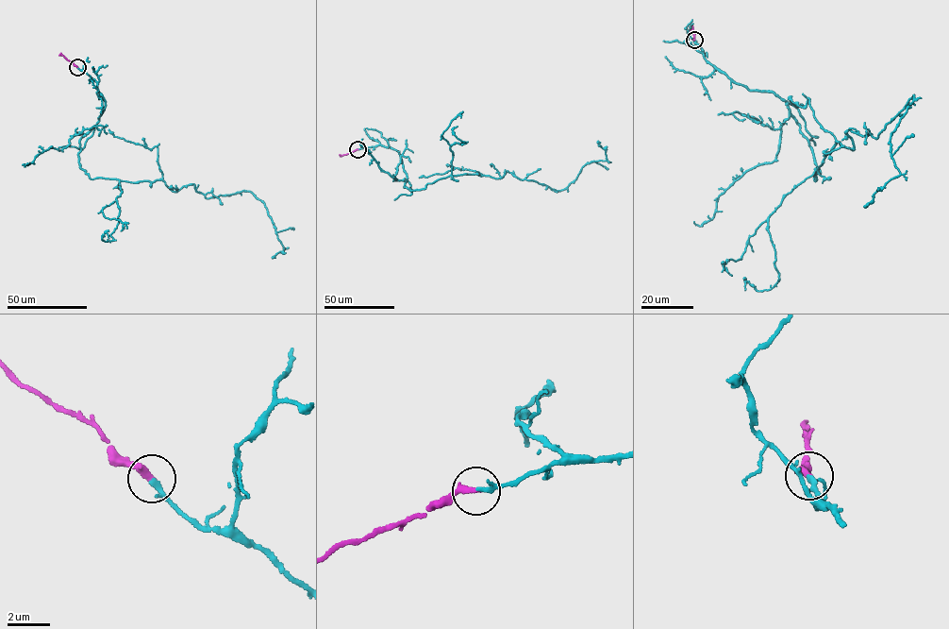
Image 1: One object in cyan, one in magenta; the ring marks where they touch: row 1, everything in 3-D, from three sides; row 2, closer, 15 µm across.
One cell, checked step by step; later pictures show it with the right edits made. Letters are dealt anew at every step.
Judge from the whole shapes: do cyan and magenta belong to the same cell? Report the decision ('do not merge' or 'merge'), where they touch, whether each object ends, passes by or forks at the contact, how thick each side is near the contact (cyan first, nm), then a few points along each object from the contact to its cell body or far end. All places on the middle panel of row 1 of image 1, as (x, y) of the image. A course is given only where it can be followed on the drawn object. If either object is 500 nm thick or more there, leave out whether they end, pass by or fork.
merge; at (357, 149); cyan ends there; magenta ends there; 240 nm thick on the cyan side, 320 nm on the other; cyan runs (357, 149), (398, 152), (410, 191), (450, 176), (507, 171), (559, 191), (584, 165), (607, 160), (597, 142); magenta runs (357, 149), (339, 155)

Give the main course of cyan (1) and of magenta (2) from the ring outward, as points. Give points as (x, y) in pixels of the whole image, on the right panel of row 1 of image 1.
1: (694, 40), (785, 101), (815, 180), (914, 94), (865, 208)
2: (694, 40), (692, 28), (690, 31)

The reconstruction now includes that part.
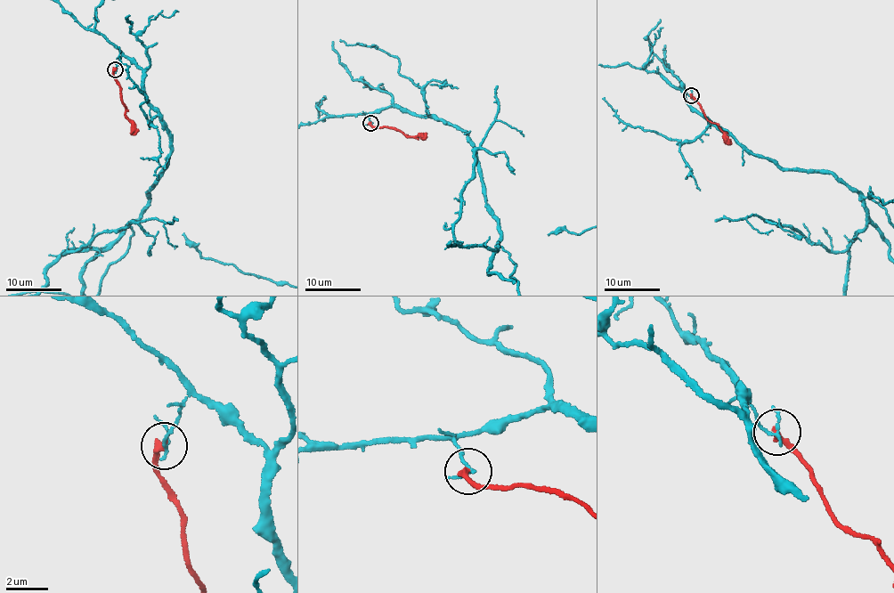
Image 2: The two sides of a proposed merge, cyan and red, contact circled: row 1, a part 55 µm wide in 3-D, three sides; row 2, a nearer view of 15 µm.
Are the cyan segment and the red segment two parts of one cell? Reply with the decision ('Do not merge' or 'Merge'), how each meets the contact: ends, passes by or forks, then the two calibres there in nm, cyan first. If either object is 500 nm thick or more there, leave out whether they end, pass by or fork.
Do not merge. At the ring cyan passes by. At the ring red ends. Thickness 130 nm (cyan) against 320 nm

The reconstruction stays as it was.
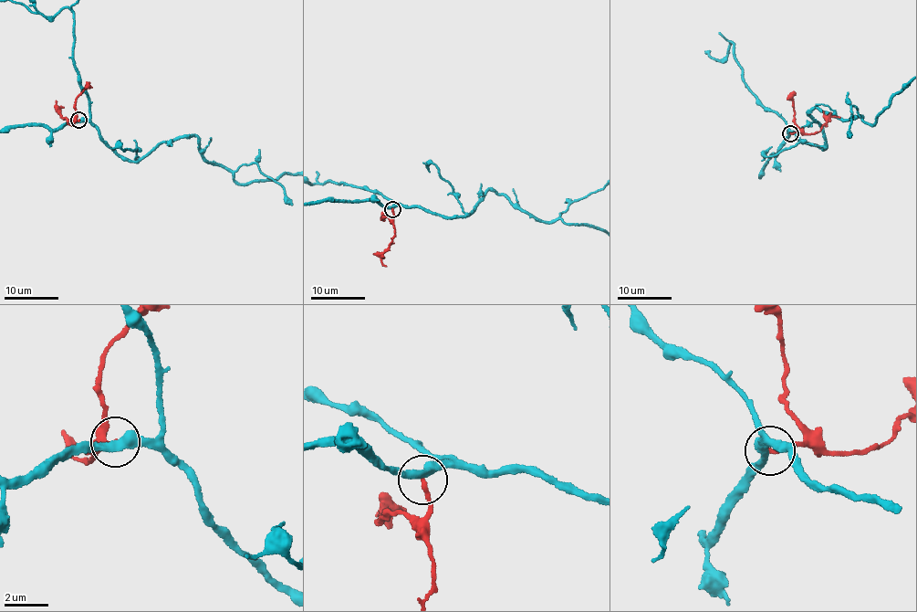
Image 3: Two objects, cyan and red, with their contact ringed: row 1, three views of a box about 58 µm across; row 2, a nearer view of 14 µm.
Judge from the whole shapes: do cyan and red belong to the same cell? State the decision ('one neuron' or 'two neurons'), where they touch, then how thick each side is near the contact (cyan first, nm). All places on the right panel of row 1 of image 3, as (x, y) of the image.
two neurons; place (790, 133); calibres 400 and 190 nm

